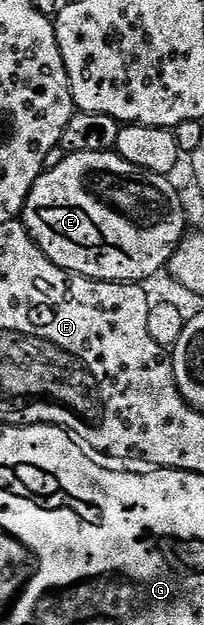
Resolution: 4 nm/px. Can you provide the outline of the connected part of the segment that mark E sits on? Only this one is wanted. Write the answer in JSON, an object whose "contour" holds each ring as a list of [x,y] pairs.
{"contour":[[[117,151],[101,152],[100,154],[67,154],[64,162],[55,168],[46,168],[42,175],[32,186],[32,190],[26,199],[26,207],[22,209],[21,221],[30,231],[31,238],[38,243],[38,248],[53,264],[60,266],[66,272],[74,272],[78,276],[87,276],[93,280],[116,280],[119,282],[146,282],[149,276],[154,276],[158,271],[165,269],[174,252],[178,248],[183,236],[187,235],[186,208],[182,205],[182,196],[178,188],[173,184],[170,176],[152,174],[148,170],[140,170],[140,166],[132,166]]]}

